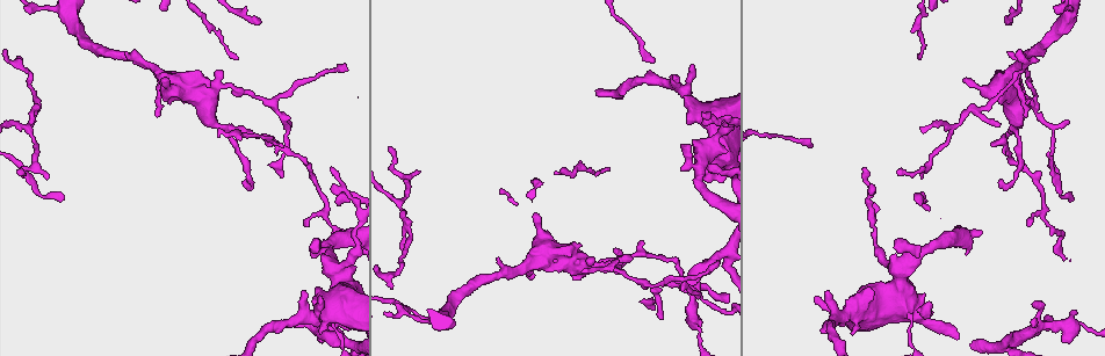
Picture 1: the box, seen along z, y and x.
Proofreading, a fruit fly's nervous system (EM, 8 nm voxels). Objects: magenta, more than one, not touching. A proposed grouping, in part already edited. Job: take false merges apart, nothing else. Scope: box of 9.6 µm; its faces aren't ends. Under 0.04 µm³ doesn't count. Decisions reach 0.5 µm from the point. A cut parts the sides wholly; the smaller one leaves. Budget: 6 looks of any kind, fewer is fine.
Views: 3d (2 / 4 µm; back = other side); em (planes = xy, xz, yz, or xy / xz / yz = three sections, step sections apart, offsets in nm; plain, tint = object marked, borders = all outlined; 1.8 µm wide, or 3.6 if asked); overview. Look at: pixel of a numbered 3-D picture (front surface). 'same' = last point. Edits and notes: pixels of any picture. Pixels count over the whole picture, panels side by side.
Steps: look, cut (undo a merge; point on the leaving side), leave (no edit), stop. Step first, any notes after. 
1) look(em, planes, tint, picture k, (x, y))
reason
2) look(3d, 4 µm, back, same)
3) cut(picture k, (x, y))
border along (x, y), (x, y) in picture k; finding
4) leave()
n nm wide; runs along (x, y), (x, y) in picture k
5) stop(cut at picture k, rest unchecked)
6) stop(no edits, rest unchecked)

look(em, planes, tint, picture 1, (1045, 325))
narrows sharply

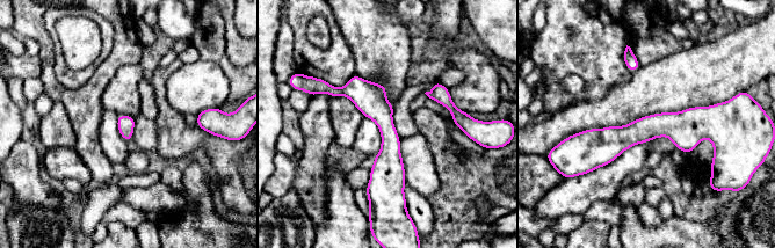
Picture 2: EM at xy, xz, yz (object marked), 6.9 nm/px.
leave()
one neuron here

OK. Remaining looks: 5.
look(3d, 4 µm, picture 1, (341, 273))
thin arm on a thick one

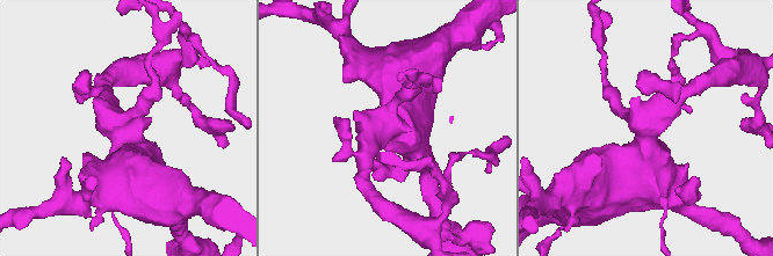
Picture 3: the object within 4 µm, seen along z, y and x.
look(em, 3.6 µm, xy, step 16, plain, picture 3, (647, 127))
shape alone is not enough

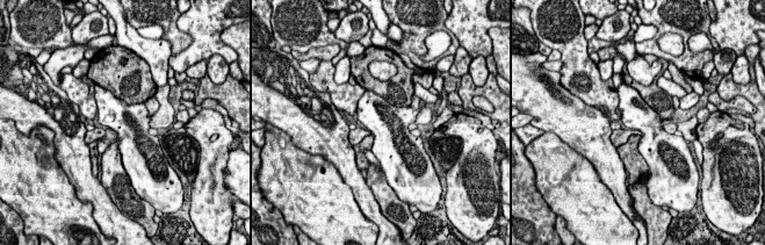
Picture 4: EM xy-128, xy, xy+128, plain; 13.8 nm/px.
look(em, 3.6 µm, xy, step 16, tint, same)
with the object marked

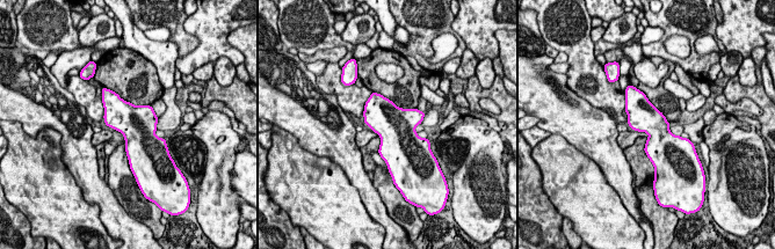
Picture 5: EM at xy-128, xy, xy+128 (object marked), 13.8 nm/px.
leave()
420 nm wide; one neuron here

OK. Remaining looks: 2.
look(3d, 4 µm, picture 1, (1009, 76))

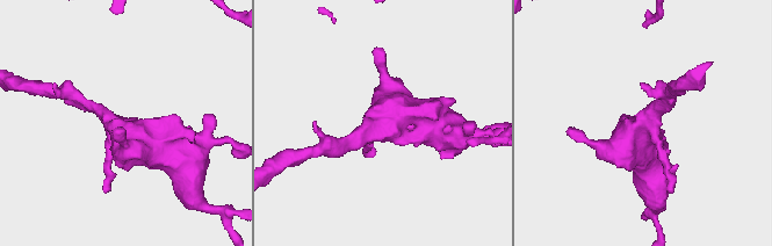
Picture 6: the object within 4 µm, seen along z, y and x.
look(em, 3.6 µm, yz, step 4, tint, picture 6, (648, 122))
need the tissue

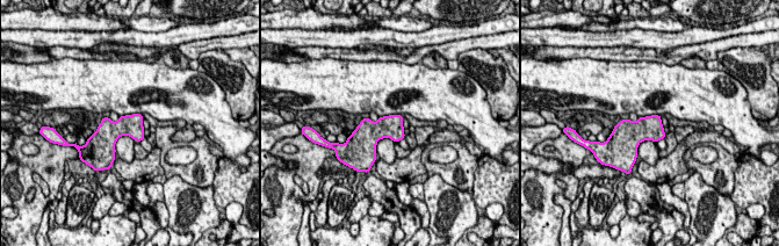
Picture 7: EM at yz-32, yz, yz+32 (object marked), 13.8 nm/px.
leave()
continuous, no second neuron

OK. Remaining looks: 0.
stop(no edits, rest unchecked)

